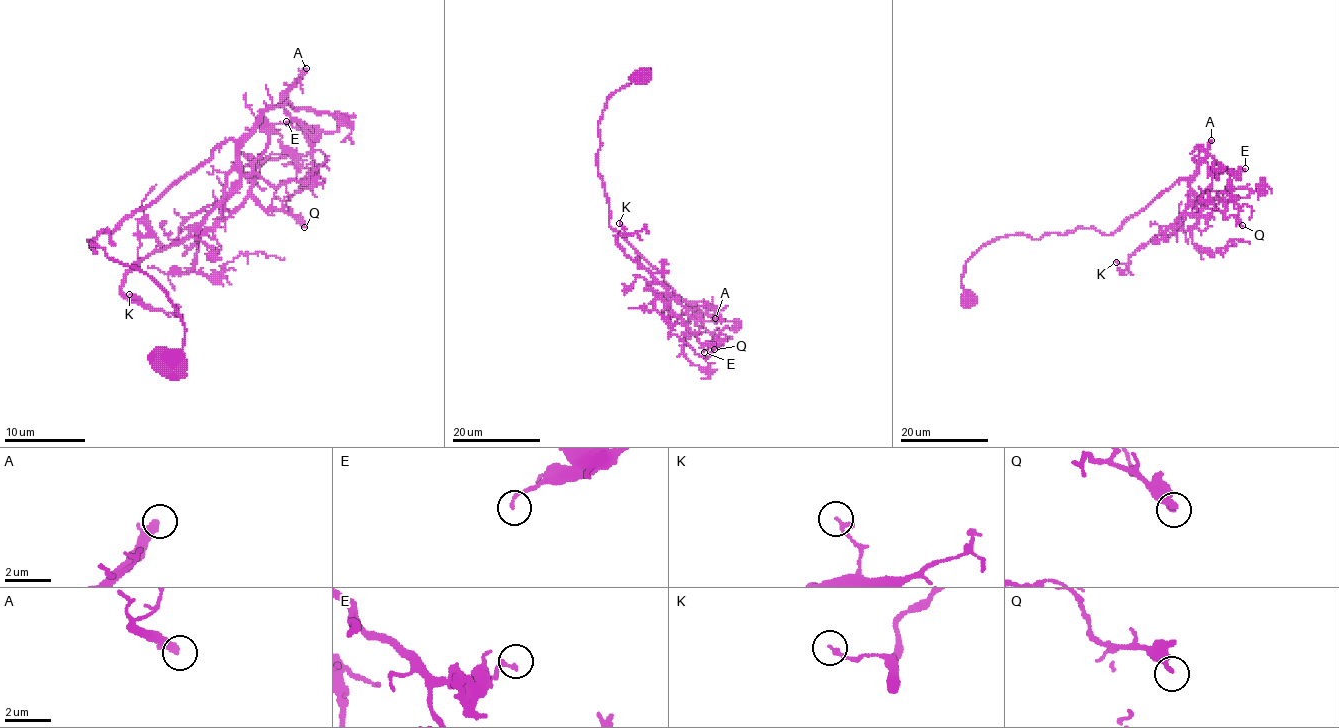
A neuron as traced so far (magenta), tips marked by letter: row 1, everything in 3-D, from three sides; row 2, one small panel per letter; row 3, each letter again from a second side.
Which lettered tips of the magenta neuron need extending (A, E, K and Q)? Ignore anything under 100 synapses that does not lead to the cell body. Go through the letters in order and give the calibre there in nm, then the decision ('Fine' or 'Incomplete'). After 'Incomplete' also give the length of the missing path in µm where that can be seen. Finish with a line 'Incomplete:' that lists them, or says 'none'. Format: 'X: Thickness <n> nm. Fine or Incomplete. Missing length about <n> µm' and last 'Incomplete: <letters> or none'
A: Thickness 400 nm. Incomplete. Missing length about 150 µm
E: Thickness 190 nm. Fine
K: Thickness 170 nm. Fine
Q: Thickness 200 nm. Fine
Incomplete: A

